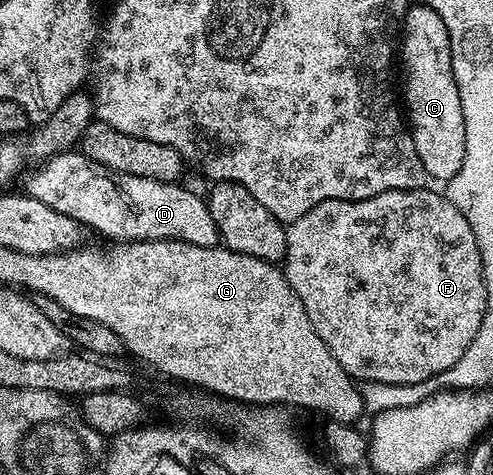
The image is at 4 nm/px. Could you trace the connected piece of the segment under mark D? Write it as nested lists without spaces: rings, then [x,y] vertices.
[[[80,151],[54,153],[36,166],[37,169],[27,179],[26,194],[39,203],[47,203],[51,211],[59,211],[59,215],[67,215],[75,219],[86,230],[94,229],[105,237],[113,237],[118,242],[127,241],[186,241],[199,247],[217,245],[219,238],[215,219],[211,219],[208,200],[189,189],[184,189],[181,183],[172,181],[156,181],[146,177],[127,175],[119,171],[111,171],[99,163],[95,163]]]

